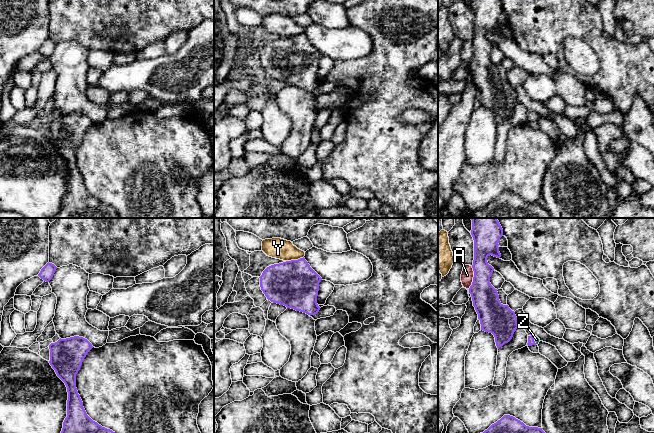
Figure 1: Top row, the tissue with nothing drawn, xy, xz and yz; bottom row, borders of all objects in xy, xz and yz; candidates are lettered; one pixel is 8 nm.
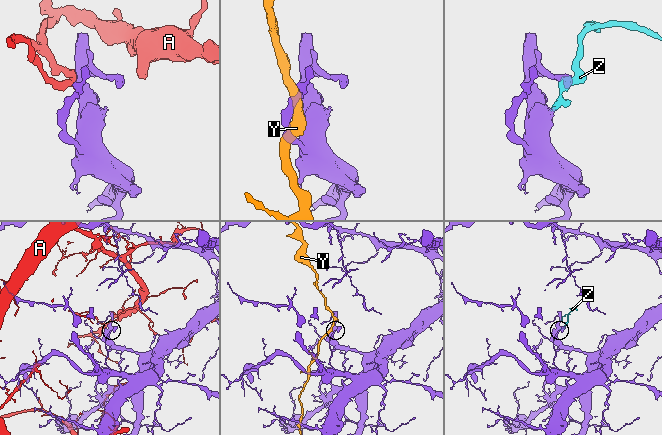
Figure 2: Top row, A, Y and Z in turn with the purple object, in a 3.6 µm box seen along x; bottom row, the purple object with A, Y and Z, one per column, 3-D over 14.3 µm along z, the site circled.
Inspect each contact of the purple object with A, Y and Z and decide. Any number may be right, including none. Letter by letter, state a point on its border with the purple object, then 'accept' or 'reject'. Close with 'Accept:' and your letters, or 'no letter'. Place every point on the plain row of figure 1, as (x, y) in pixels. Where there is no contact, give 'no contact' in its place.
A: yz (473, 53) | reject
Y: xz (294, 36) | reject
Z: yz (533, 116) | accept
Accept: Z

